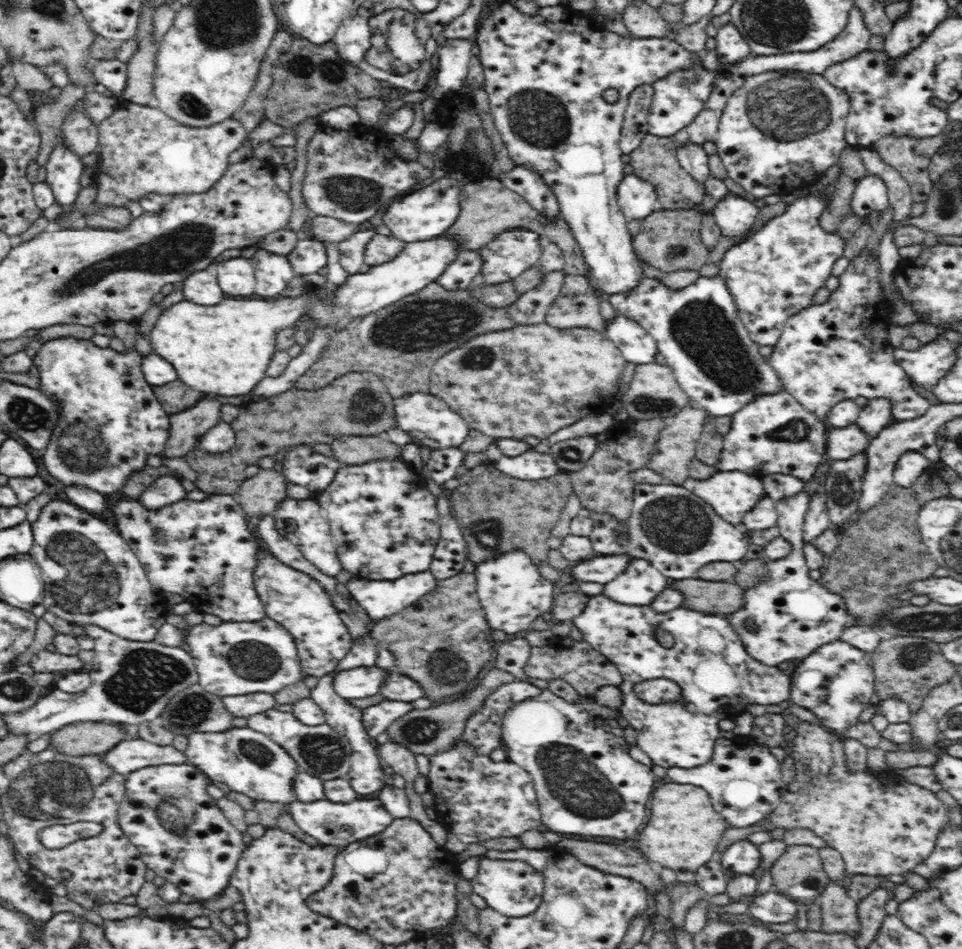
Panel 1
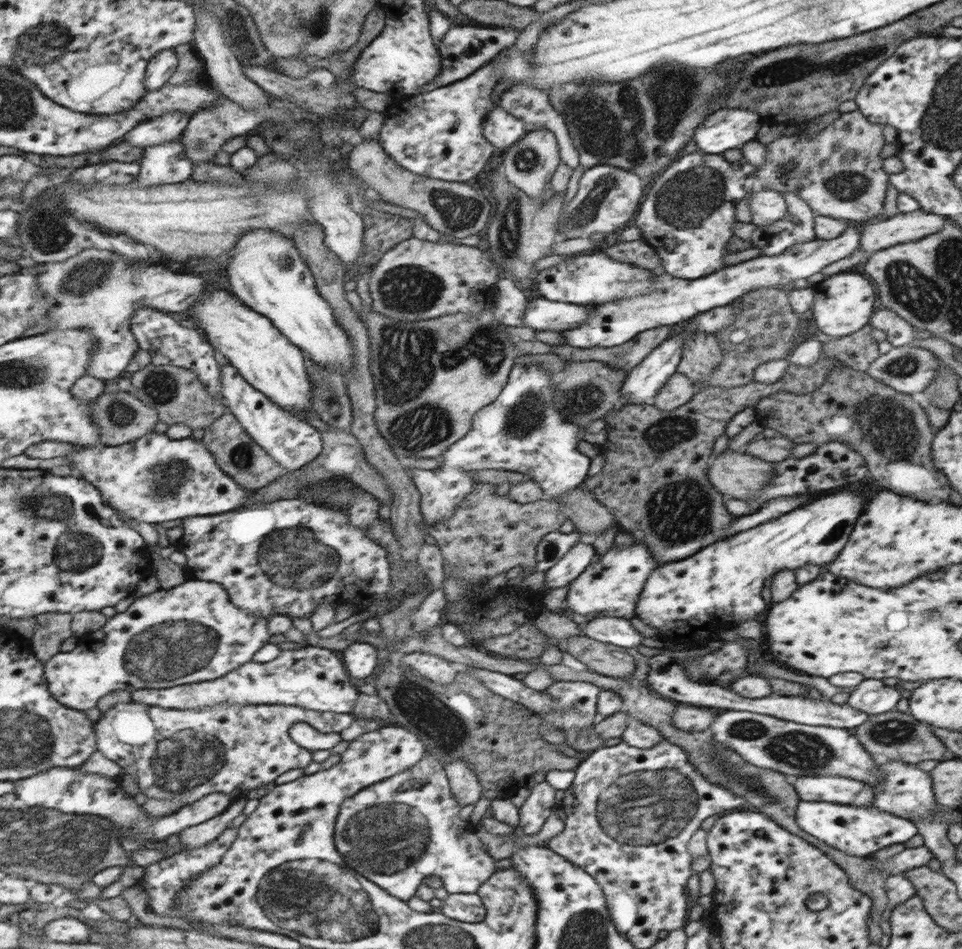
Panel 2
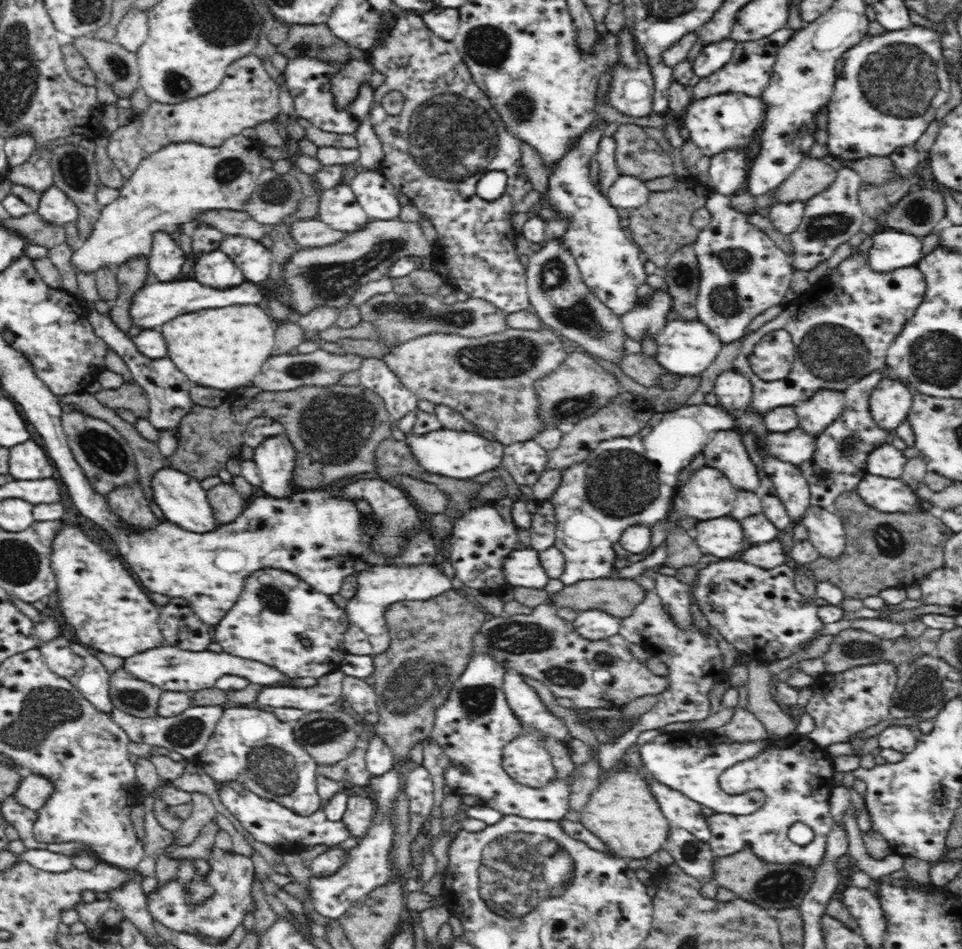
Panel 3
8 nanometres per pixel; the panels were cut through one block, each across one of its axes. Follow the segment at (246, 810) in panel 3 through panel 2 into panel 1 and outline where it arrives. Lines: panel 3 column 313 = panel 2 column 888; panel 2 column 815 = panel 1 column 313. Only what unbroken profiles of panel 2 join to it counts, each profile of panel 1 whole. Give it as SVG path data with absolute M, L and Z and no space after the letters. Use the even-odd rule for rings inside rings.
M376 798L354 800L354 802L346 804L334 804L330 800L308 803L295 801L287 805L286 812L293 818L294 824L308 836L314 838L318 845L337 846L342 849L354 841L370 839L371 836L384 832L394 819Z

